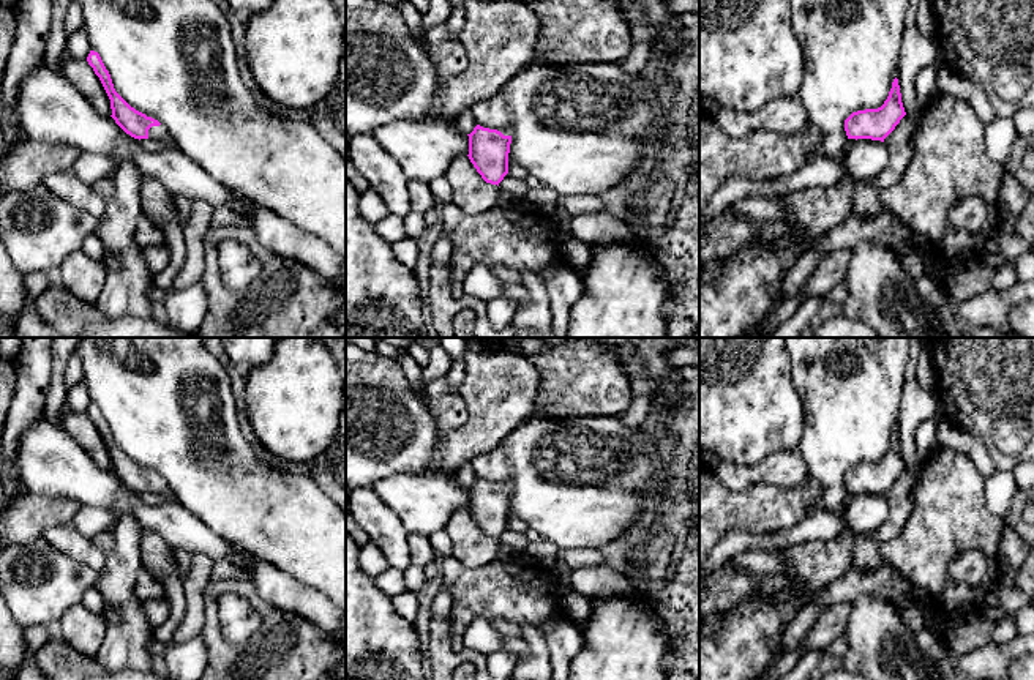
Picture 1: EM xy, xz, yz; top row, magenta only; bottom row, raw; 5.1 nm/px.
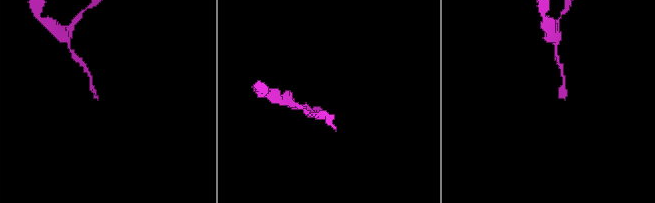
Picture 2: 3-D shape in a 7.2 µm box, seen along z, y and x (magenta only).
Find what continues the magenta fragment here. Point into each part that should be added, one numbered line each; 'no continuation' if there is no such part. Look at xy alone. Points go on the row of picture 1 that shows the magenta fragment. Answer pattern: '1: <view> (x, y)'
1: xy (158, 133)

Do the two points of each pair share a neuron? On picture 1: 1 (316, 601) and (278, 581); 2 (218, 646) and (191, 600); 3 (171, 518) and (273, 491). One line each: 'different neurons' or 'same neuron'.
1: same neuron
2: different neurons
3: different neurons

